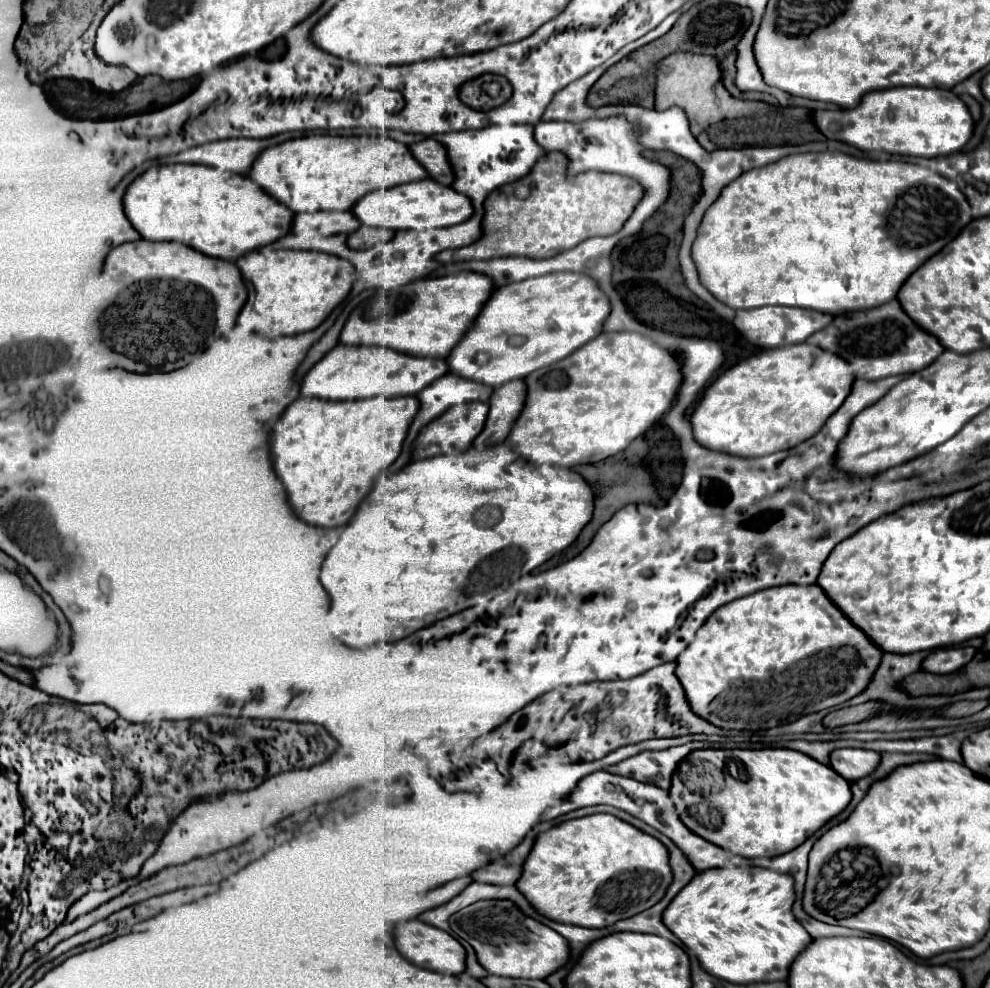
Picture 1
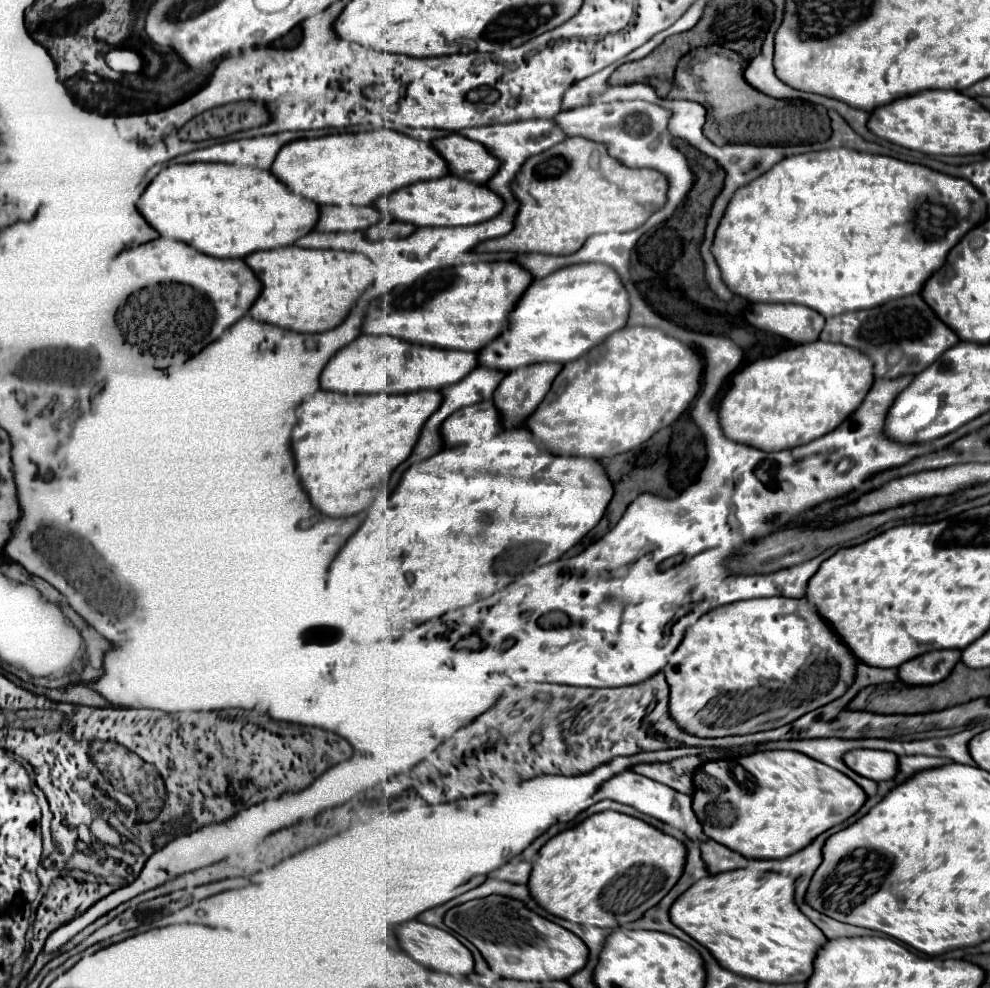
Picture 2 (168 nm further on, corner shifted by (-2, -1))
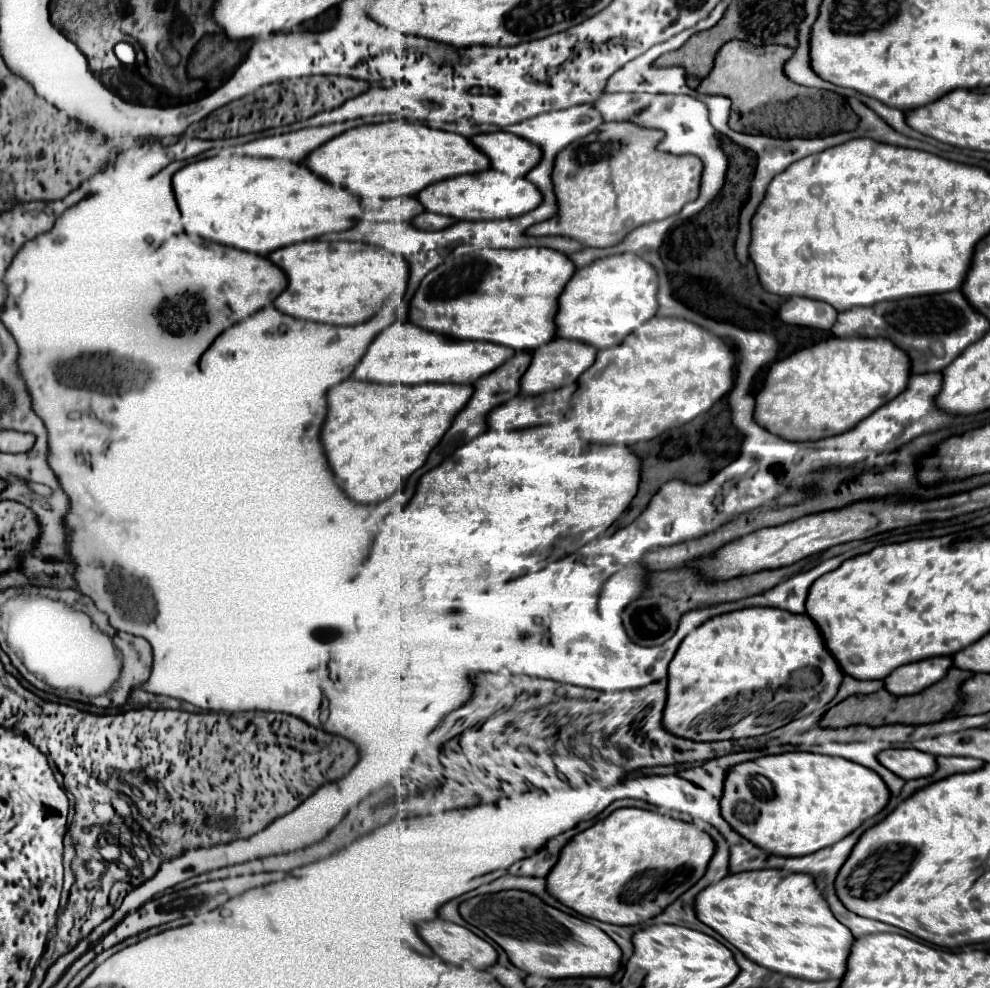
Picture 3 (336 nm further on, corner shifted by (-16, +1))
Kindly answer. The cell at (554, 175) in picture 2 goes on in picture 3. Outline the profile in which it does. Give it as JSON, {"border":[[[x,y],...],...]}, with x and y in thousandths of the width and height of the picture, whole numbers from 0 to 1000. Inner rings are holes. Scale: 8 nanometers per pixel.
{"border":[[[610,123],[592,140],[586,140],[574,150],[570,150],[562,158],[562,166],[558,174],[558,184],[560,184],[560,194],[564,200],[566,215],[556,223],[539,227],[533,233],[533,237],[537,239],[564,237],[564,239],[580,241],[598,251],[612,251],[626,247],[634,239],[634,235],[642,233],[653,225],[671,223],[675,219],[685,217],[693,204],[705,200],[711,168],[705,158],[699,156],[683,158],[677,154],[663,152],[669,140],[671,134],[663,130],[644,128],[640,123]]]}

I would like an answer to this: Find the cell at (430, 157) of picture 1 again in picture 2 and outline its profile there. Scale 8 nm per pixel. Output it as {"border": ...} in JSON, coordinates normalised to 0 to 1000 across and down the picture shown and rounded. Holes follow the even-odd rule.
{"border":[[[465,136],[436,142],[434,148],[451,162],[451,166],[455,166],[455,176],[477,182],[481,186],[489,186],[491,182],[495,182],[495,178],[503,170],[503,162],[495,158],[495,154],[487,146]]]}

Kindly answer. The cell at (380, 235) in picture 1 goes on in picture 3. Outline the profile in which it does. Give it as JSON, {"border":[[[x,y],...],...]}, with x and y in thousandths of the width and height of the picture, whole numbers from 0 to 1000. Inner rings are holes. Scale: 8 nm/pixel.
{"border":[[[428,215],[424,219],[420,219],[416,223],[416,227],[424,233],[448,233],[453,229],[457,229],[461,223],[455,219],[446,219],[446,217],[438,217],[438,215]]]}

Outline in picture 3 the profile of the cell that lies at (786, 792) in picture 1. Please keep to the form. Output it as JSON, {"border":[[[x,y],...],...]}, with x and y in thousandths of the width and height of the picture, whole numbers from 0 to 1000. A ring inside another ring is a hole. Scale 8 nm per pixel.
{"border":[[[796,761],[786,765],[770,765],[764,771],[741,775],[731,791],[727,818],[729,828],[760,854],[788,866],[814,866],[855,848],[855,844],[863,842],[873,830],[891,822],[897,814],[897,808],[899,800],[893,789],[875,775],[844,765]]]}

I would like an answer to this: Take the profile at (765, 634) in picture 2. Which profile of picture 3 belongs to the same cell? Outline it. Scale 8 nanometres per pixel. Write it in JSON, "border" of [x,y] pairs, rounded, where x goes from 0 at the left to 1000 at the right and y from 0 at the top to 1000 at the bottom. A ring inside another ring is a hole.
{"border":[[[784,615],[735,619],[717,626],[687,650],[675,674],[675,704],[669,733],[681,745],[701,751],[770,745],[834,715],[844,704],[851,686],[853,682],[848,682],[844,668],[830,654],[824,632],[814,621],[806,623]]]}

